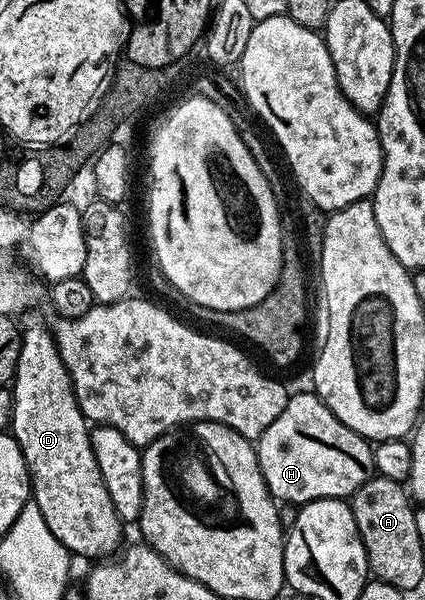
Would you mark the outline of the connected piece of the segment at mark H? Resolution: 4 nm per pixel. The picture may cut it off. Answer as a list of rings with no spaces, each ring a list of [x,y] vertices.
[[[291,394],[280,417],[276,417],[256,440],[264,481],[275,500],[283,504],[346,499],[375,474],[371,444],[341,423],[317,394],[309,394]]]

